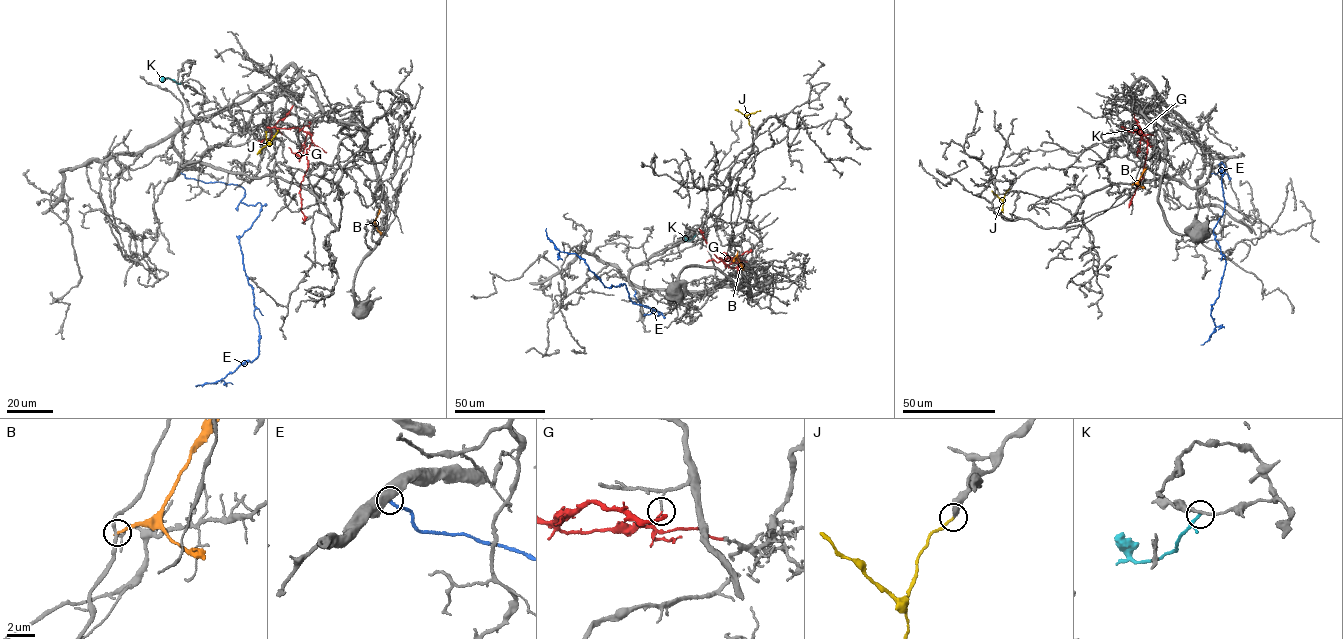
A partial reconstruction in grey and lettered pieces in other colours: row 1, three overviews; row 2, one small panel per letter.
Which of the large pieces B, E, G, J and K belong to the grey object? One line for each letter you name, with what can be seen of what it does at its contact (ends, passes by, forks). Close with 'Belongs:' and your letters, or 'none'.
J: it ends there
Belongs: J

